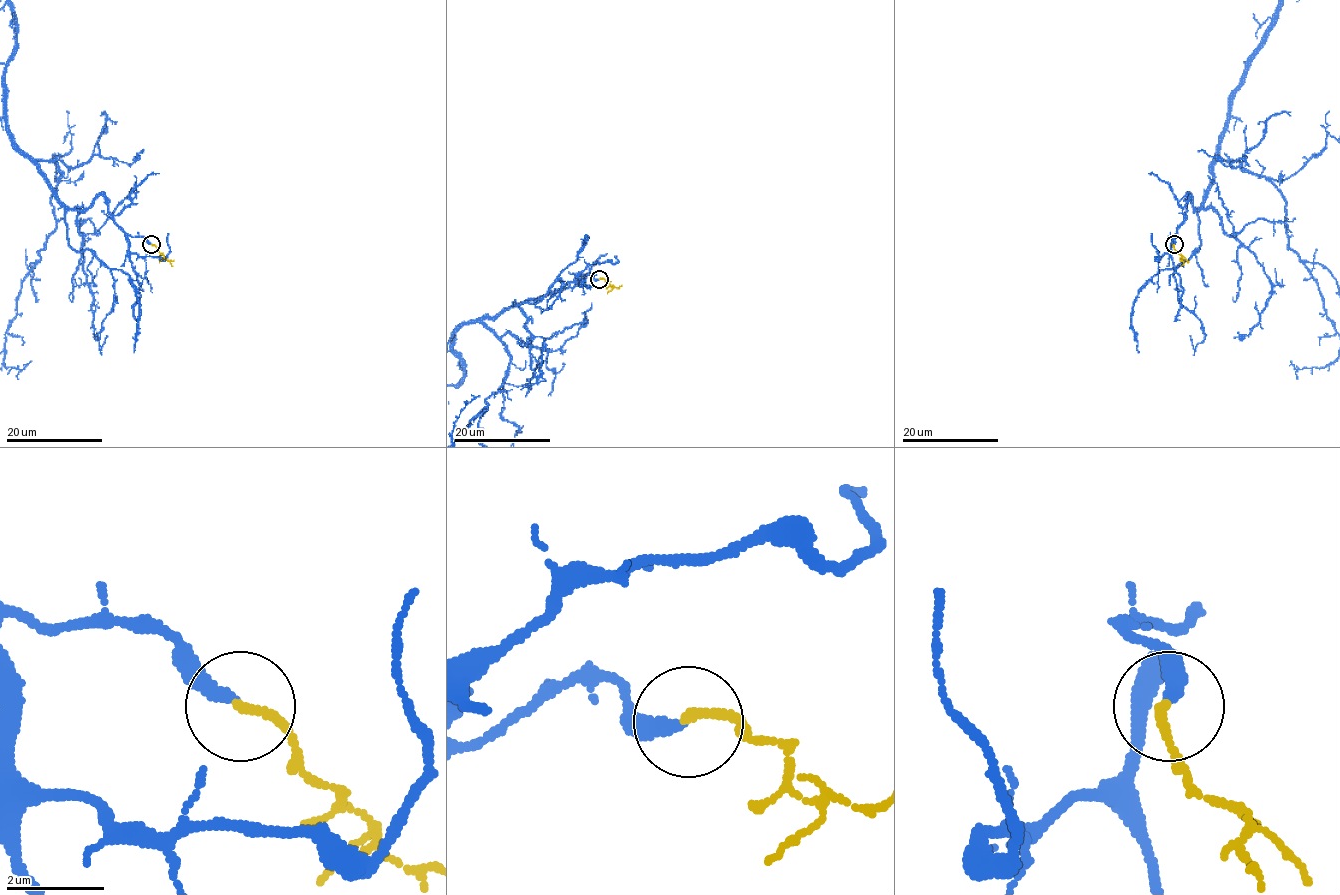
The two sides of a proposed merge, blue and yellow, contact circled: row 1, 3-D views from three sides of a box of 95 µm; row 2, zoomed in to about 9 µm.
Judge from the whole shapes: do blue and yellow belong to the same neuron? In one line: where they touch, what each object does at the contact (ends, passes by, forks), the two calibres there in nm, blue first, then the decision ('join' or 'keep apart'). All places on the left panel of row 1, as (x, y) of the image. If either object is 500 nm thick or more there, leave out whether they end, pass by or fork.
place (151, 244); blue ends; yellow ends; calibres 280 and 200 nm; join

